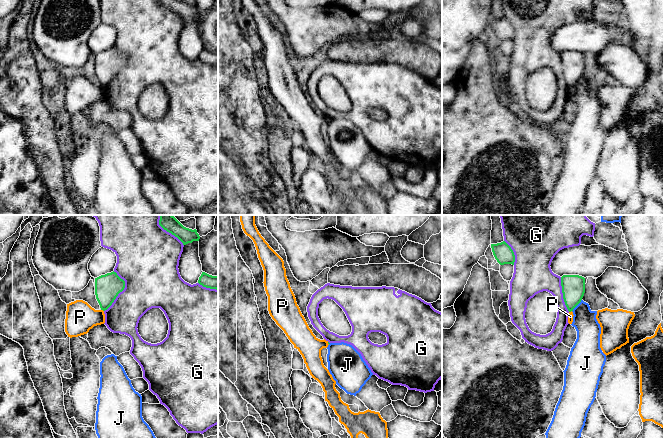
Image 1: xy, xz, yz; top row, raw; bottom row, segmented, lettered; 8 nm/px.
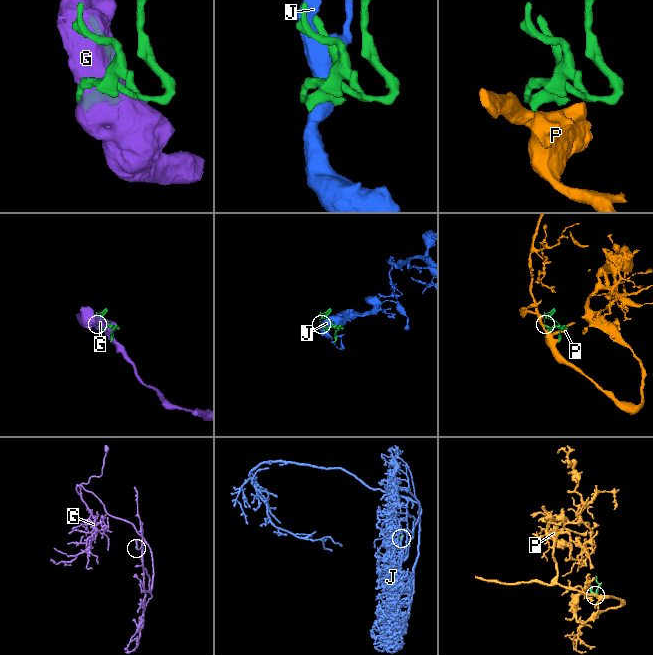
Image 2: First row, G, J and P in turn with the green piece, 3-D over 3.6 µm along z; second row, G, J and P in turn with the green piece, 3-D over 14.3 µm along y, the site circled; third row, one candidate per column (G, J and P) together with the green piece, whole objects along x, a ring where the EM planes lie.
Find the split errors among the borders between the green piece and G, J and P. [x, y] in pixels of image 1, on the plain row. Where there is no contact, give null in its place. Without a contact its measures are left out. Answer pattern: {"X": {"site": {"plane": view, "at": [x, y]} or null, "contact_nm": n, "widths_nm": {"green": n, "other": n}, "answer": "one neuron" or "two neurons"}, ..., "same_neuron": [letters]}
{"G": {"site": {"plane": "xy", "at": [121, 67]}, "contact_nm": 340, "widths_nm": {"green": 200, "other": 420}, "answer": "two neurons"}, "J": {"site": {"plane": "yz", "at": [577, 80]}, "contact_nm": 130, "widths_nm": {"green": 190, "other": 190}, "answer": "two neurons"}, "P": {"site": {"plane": "xy", "at": [102, 85]}, "contact_nm": 30, "widths_nm": {"green": 200, "other": 240}, "answer": "two neurons"}, "same_neuron": []}

